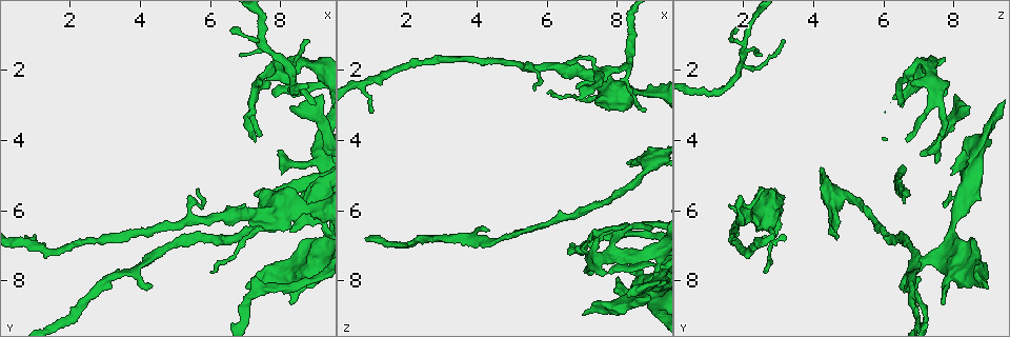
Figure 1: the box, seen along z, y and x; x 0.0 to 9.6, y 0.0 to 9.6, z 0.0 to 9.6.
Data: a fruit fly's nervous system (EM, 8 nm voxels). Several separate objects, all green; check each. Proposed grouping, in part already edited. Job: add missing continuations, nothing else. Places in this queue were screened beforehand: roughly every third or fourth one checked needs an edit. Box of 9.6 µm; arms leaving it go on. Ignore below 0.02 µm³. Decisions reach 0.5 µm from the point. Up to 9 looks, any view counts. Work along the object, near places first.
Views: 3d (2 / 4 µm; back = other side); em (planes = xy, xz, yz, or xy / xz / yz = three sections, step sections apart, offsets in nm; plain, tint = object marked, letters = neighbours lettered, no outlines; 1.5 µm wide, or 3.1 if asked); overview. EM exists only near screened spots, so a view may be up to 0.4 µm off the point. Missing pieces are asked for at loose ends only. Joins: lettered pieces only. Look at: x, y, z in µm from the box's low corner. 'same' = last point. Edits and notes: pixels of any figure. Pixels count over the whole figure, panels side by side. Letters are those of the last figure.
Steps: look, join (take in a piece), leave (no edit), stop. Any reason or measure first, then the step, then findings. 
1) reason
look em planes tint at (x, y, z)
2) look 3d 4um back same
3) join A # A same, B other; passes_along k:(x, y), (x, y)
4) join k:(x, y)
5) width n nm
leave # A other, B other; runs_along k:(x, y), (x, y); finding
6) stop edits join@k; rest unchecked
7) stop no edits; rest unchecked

branch stops here
look em planes letters at (7.35, 7.85, 6.90)

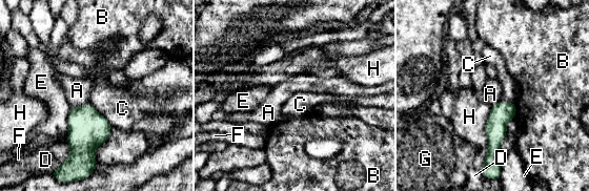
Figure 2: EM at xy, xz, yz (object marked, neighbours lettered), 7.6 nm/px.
width 170 nm
leave # A other, B other, C other, D other, E other, F other, G other, H other; no lettered piece goes on from it

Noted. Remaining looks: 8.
branch stops here
look 3d 2um back at (7.60, 2.50, 7.75)

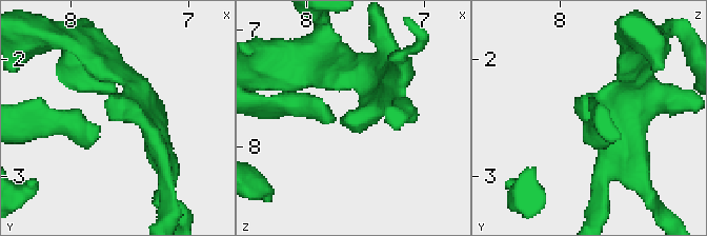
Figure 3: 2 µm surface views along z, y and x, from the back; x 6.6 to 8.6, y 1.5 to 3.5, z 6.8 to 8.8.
look em planes letters at (7.56, 2.52, 7.82)

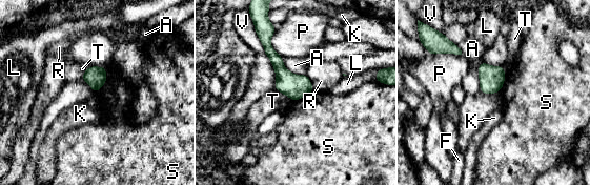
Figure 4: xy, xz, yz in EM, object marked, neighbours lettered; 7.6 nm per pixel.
leave # A other, F other, K other, L other, P other, R other, S other, T other, V other; runs_along 4:(266, 39), (279, 67), (310, 88); no lettered piece goes on from it

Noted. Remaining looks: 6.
branch stops here
look 3d 2um at (5.60, 5.40, 2.55)

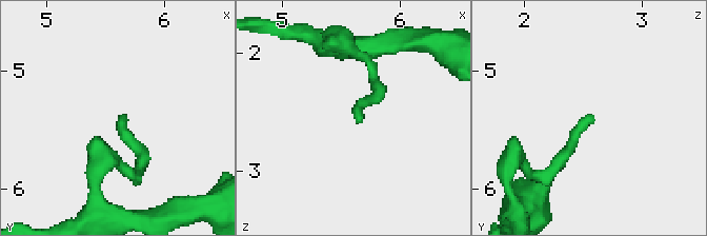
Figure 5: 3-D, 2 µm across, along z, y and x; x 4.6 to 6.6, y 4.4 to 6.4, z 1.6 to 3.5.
now the EM
look em xy step 4 tint at (5.64, 5.36, 2.58)

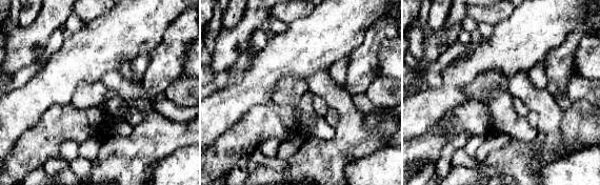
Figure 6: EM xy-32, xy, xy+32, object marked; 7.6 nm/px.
look em planes letters same

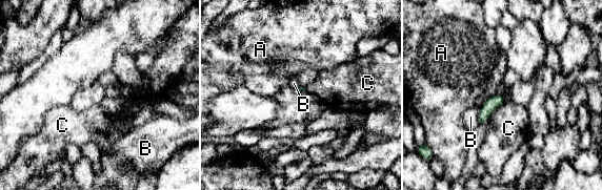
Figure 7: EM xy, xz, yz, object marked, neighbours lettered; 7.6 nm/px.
leave # A other, B other, C other; none of them fits

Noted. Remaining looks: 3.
thin end
look em xz step 4 letters at (6.55, 0.90, 1.80)

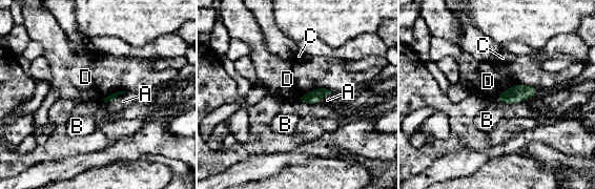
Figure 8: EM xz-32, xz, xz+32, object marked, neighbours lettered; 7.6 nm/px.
look em planes letters same

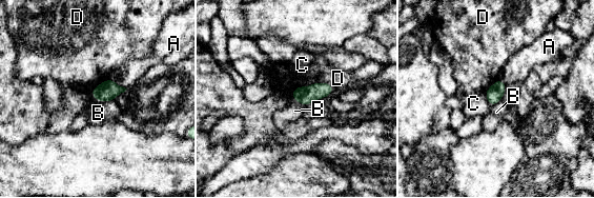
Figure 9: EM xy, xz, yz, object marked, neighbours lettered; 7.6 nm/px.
longest_contact D 180 nm
leave # A other, B other, C other, D other; border 9:(95, 98), (101, 101), (113, 101); none of them fits

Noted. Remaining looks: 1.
stop no edits; rest unchecked

